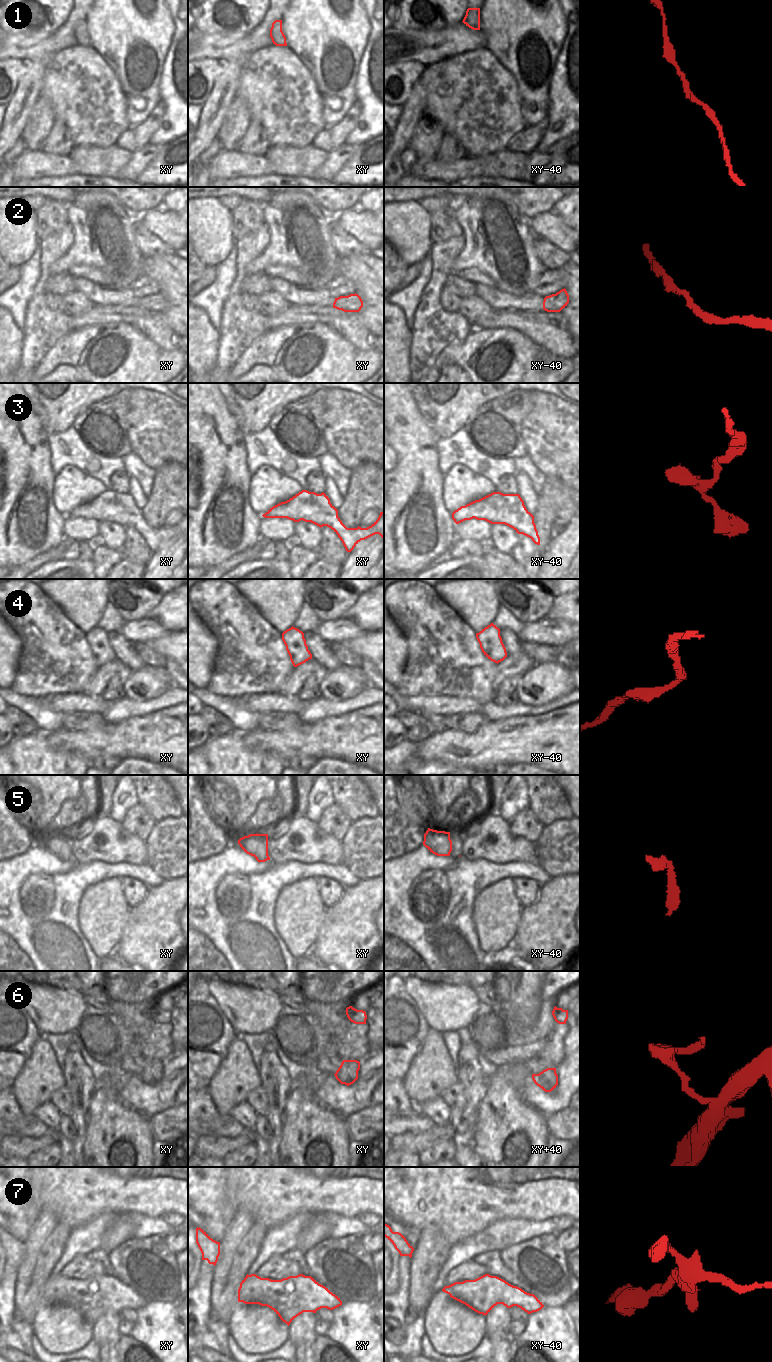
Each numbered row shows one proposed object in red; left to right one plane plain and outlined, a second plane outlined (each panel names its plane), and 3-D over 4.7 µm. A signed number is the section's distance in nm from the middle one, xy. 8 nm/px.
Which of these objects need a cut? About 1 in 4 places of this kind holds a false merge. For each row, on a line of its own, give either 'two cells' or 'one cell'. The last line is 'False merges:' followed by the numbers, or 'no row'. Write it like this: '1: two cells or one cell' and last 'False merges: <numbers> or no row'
1: one cell
2: one cell
3: one cell
4: one cell
5: two cells
6: one cell
7: one cell
False merges: 5

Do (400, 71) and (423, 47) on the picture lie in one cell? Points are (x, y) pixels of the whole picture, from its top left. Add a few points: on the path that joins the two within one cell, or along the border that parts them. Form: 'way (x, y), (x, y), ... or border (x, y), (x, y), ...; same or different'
border (394, 63), (420, 62), (425, 66); different

